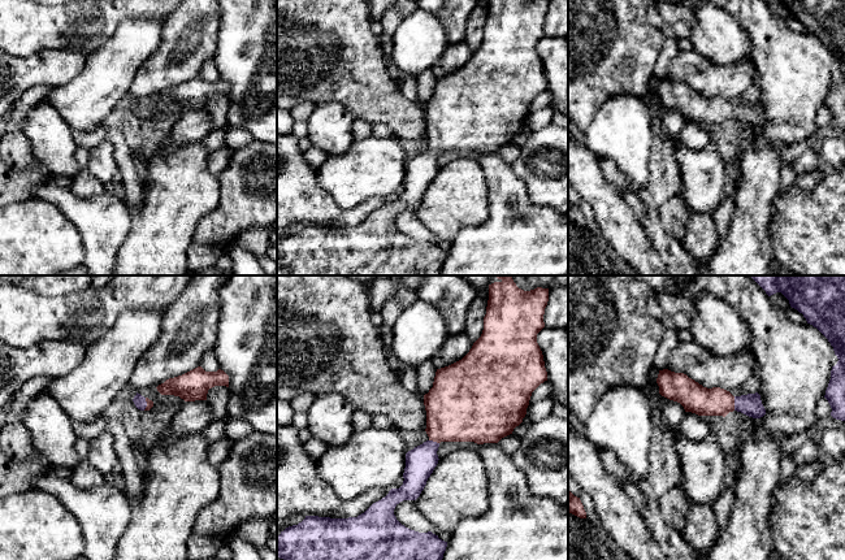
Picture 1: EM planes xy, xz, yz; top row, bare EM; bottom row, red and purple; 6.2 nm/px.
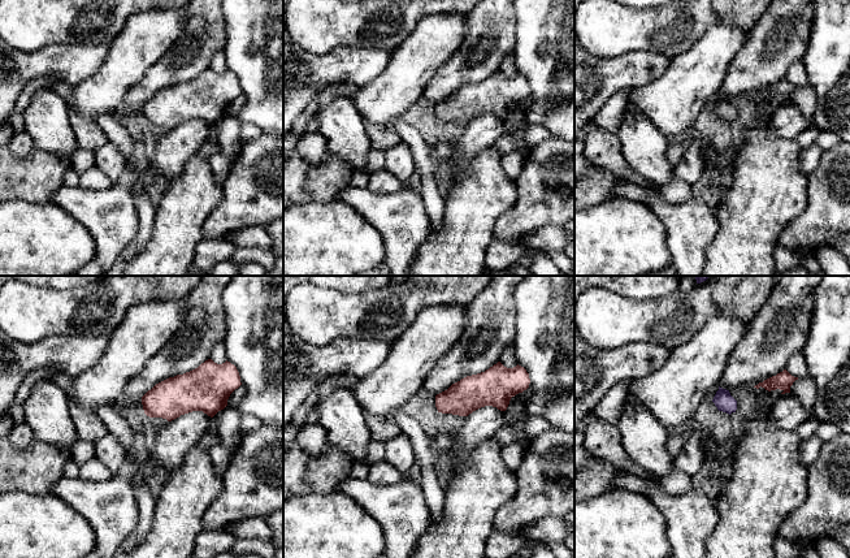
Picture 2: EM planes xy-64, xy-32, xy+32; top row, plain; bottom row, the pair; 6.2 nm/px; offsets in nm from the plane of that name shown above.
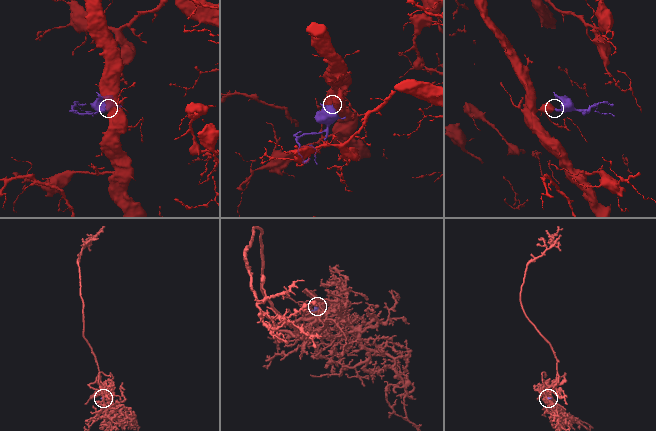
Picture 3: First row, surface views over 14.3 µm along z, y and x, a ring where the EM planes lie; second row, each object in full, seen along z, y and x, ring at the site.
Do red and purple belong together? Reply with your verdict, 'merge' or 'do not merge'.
merge

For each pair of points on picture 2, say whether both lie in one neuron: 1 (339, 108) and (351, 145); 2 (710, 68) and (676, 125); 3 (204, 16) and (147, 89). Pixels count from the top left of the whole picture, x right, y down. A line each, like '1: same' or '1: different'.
1: same
2: same
3: same

